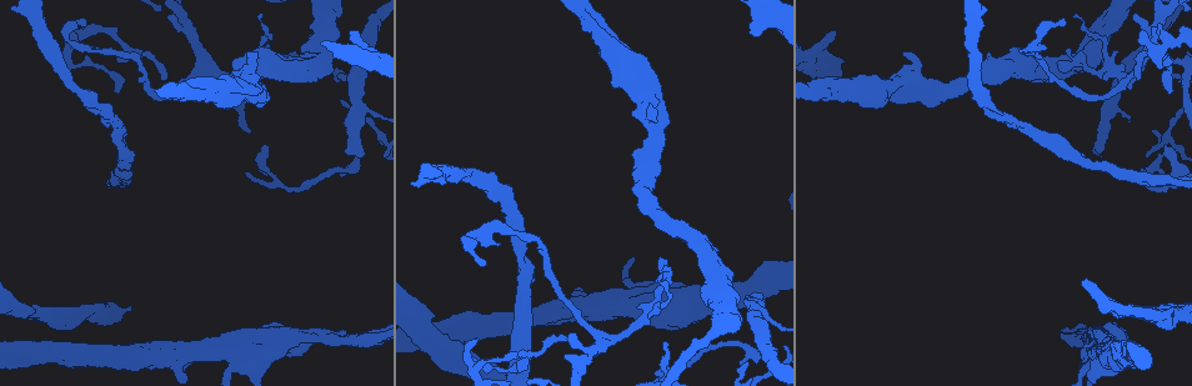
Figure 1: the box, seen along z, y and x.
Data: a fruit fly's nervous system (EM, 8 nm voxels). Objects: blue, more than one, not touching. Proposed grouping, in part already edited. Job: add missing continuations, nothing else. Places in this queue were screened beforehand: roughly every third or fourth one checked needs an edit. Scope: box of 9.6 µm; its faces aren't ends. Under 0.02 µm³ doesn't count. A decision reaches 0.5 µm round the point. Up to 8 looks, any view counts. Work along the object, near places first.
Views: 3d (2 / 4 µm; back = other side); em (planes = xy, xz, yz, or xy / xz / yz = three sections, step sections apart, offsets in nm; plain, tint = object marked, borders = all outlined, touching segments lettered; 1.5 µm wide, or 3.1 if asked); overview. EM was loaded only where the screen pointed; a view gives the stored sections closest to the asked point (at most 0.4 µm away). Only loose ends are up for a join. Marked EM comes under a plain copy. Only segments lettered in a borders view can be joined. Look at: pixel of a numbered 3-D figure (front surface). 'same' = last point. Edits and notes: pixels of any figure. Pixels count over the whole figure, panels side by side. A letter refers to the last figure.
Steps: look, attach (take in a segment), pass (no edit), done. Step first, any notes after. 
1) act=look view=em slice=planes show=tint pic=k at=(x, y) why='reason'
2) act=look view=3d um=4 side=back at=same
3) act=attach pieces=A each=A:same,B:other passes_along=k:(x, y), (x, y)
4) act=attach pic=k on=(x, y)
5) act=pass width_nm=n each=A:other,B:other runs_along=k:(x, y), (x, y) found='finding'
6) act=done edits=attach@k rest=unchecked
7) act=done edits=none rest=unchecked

act=look view=em slice=planes show=borders pic=1 at=(354, 32) why='free end'

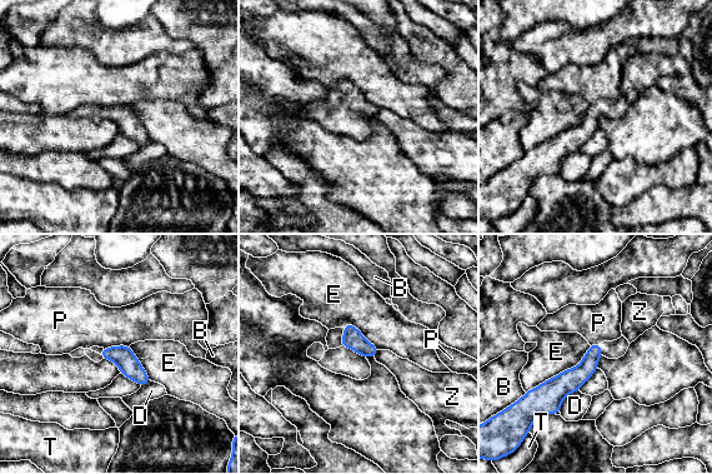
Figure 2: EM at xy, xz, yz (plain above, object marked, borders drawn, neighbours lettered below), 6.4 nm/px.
act=pass longest_contact=E:500nm each=B:other,D:other,E:other,P:other,T:other,Z:other border=2:(590, 345), (576, 365), (525, 392) found='no lettered segment goes on from it'

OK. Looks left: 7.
act=look view=em slice=planes show=tint pic=1 at=(1173, 90) why='thin end'

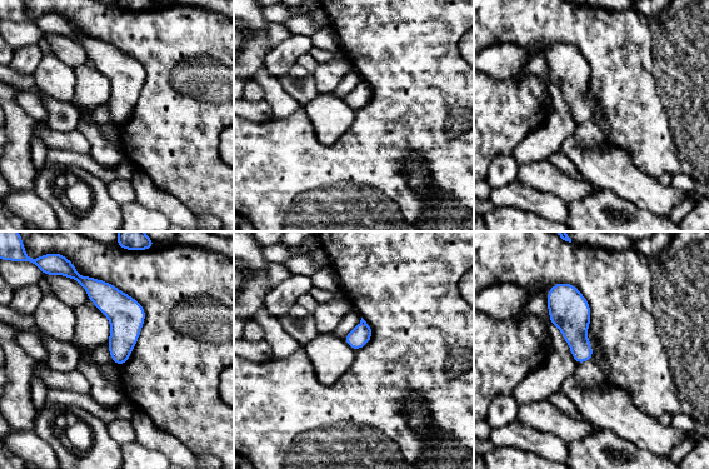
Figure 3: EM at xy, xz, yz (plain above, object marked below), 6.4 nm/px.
act=look view=em slice=planes show=borders at=same why='see the neighbours'

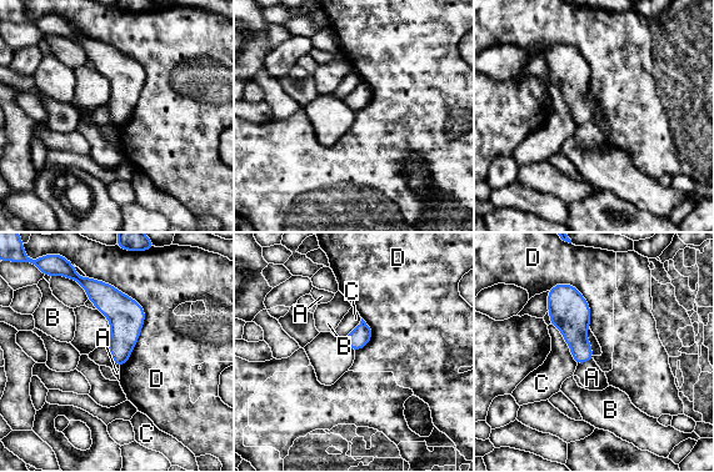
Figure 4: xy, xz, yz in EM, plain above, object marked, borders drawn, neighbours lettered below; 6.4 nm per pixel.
act=pass each=A:other,B:other,C:other,D:other border=4:(86, 276), (144, 311), (120, 367) found='none of them fits'

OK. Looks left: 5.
act=look view=em slice=yz step=4 show=borders pic=1 at=(769, 260) why='an open end'

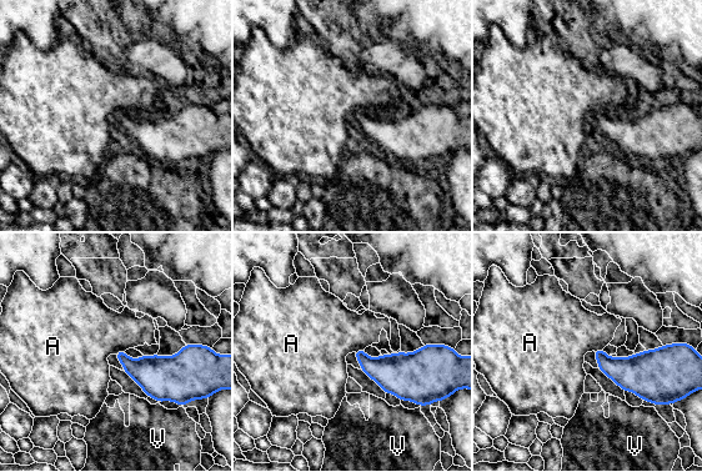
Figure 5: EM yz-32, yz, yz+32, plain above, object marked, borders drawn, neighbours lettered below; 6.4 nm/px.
act=look view=em slice=planes show=borders at=same why='cut it another way'

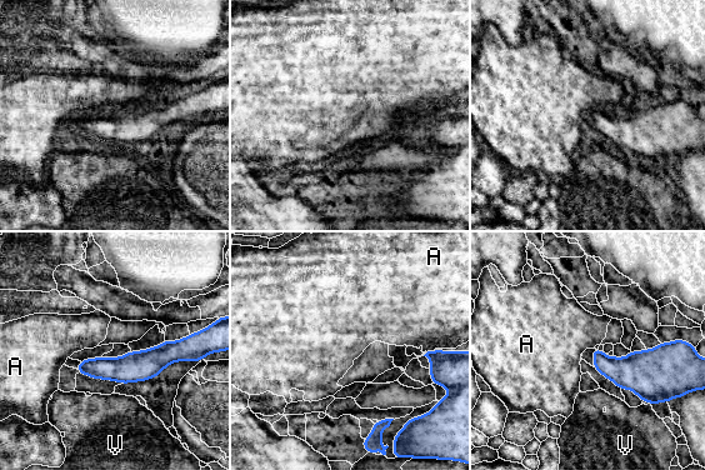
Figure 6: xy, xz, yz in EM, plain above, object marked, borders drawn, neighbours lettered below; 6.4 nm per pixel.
act=pass longest_contact=A:60nm each=A:other,V:other runs_along=6:(183, 345), (144, 365), (80, 370) found='none of them fits'

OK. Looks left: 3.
act=done edits=none rest=unchecked

